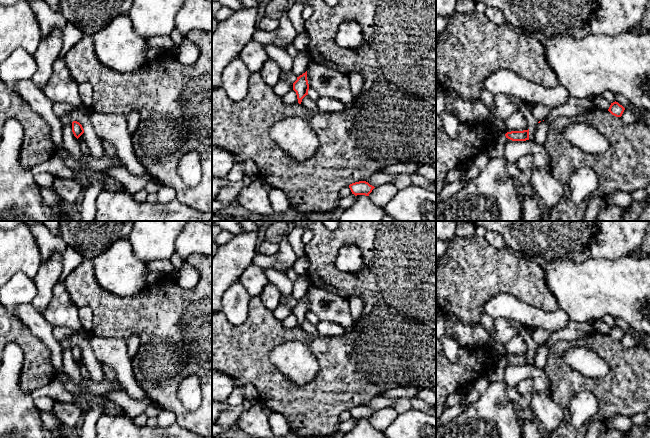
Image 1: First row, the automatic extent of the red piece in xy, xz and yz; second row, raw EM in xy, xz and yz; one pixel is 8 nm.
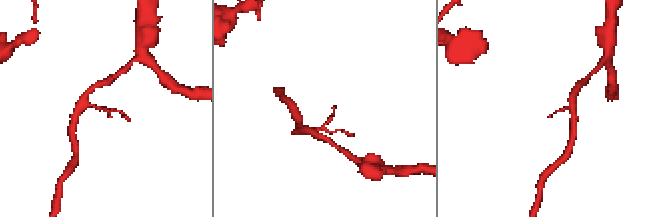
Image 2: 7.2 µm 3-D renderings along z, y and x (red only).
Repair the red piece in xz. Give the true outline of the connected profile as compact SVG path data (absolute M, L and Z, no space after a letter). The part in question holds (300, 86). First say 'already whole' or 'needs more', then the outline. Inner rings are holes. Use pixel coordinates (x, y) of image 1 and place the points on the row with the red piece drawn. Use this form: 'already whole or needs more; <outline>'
already whole; M307 71L297 77L297 80L293 83L293 90L296 92L298 103L301 104L302 99L308 95L309 90Z

